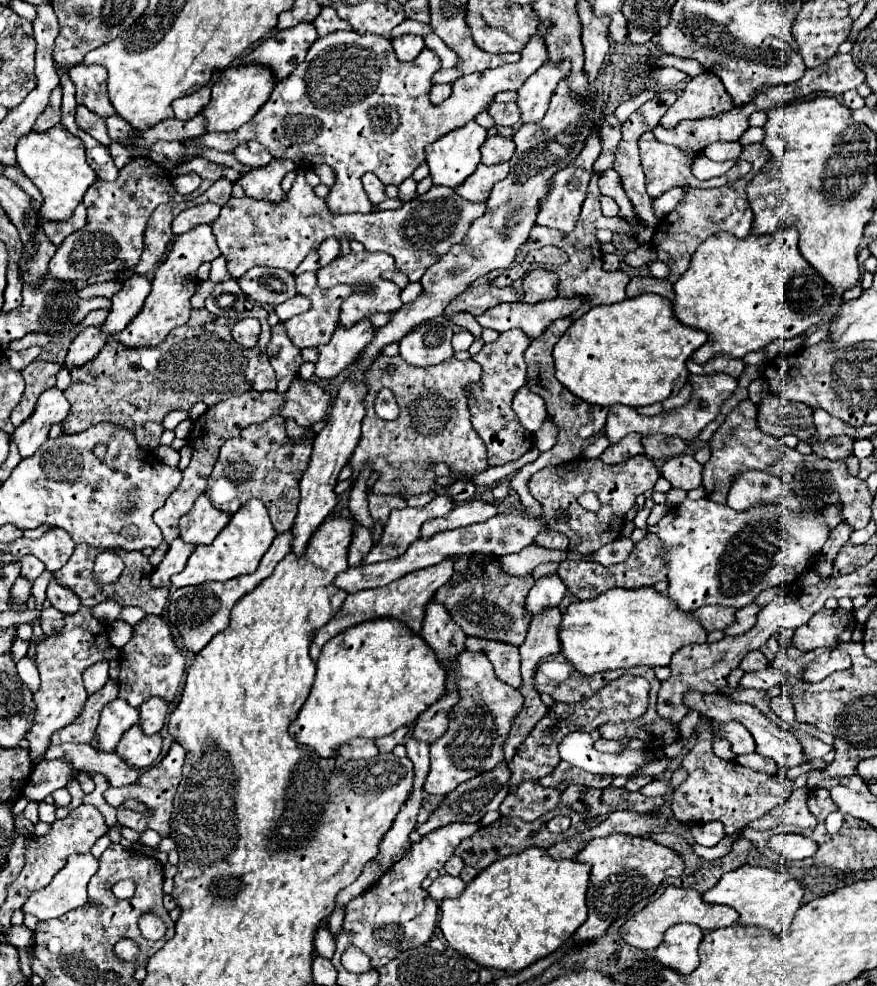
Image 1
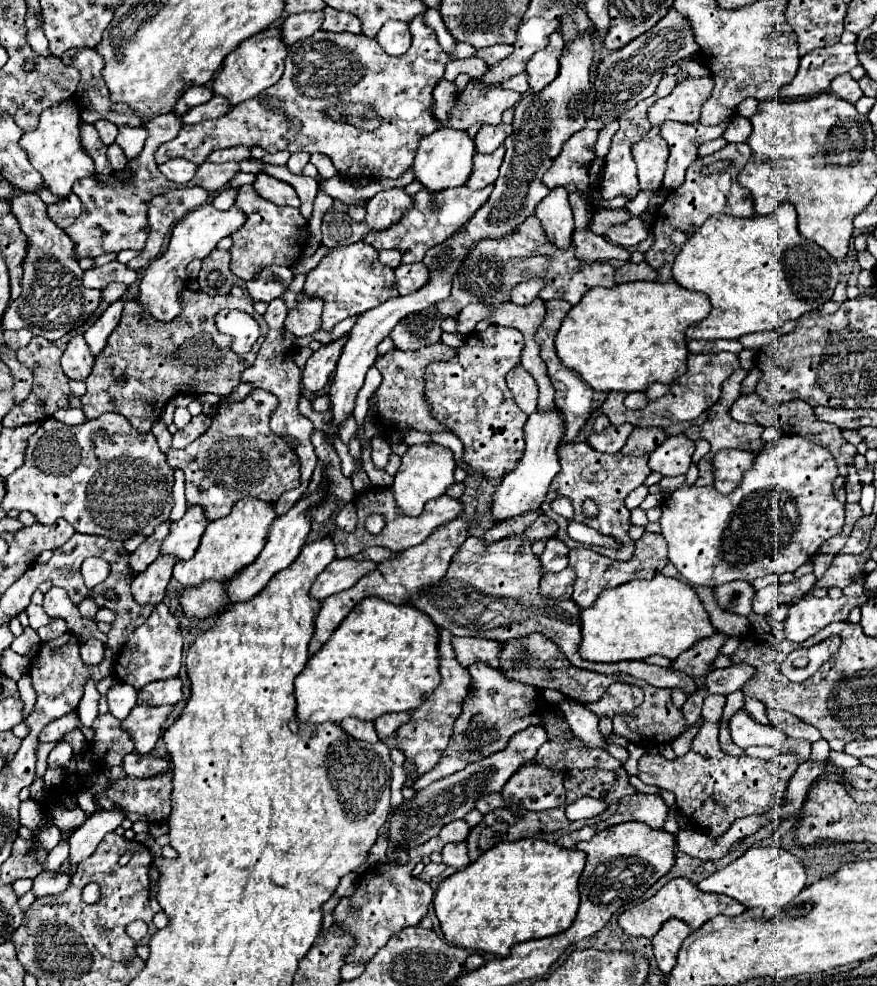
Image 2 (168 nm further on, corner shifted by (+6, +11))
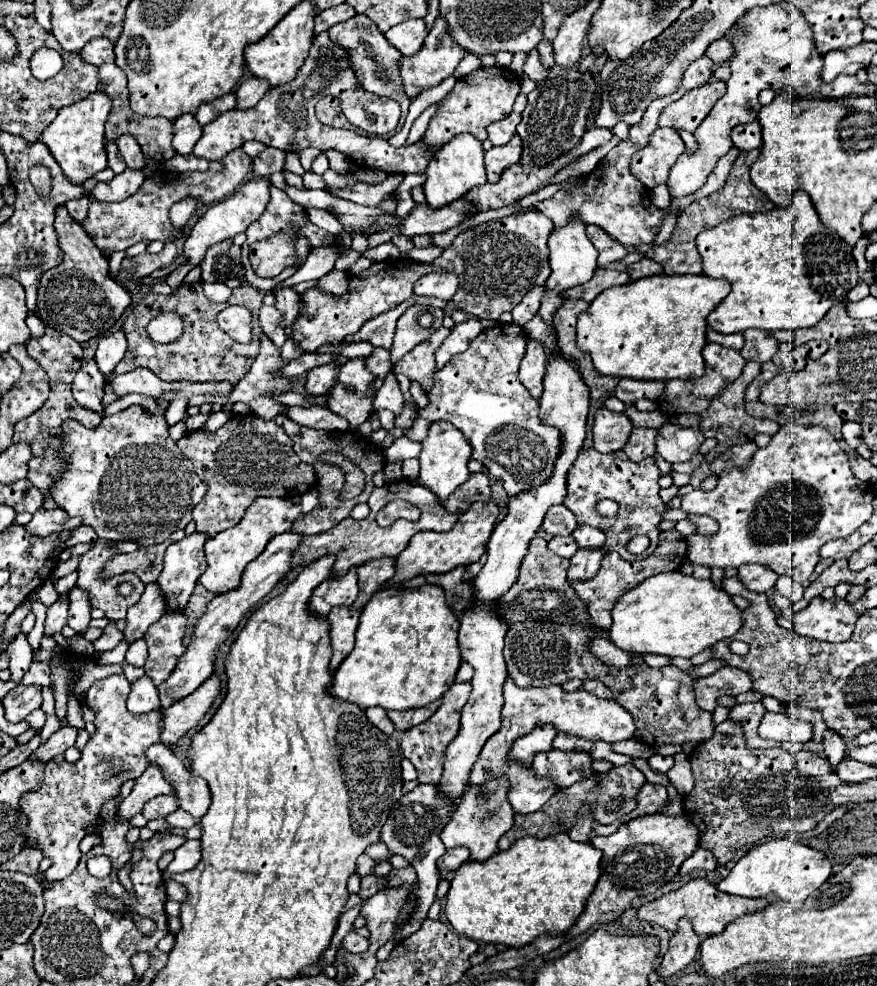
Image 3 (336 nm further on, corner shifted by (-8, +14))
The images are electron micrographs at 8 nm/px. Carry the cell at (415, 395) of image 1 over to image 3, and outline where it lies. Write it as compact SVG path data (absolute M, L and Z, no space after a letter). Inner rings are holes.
M442 327L440 331L432 333L432 337L428 341L422 341L420 345L416 345L410 353L406 353L392 369L392 373L404 373L410 381L420 383L424 393L430 393L430 389L434 387L434 369L436 369L436 361L434 361L434 353L438 351L438 347L444 343L448 331L446 327Z

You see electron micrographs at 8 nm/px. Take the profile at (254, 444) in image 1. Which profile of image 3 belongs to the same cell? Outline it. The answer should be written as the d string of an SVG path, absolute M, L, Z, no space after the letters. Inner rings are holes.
M256 413L232 415L228 419L228 423L224 427L220 427L216 433L208 433L208 435L198 433L198 431L186 433L176 445L194 463L196 475L208 487L204 499L194 507L192 517L196 521L196 529L208 533L210 537L236 525L242 519L244 511L254 503L256 497L292 497L292 495L300 495L300 493L312 489L316 483L314 467L308 463L302 463L300 457L296 457L296 453L292 449L292 441L284 433L284 429L280 429L280 425L276 425L274 419L266 421L266 419L258 417Z

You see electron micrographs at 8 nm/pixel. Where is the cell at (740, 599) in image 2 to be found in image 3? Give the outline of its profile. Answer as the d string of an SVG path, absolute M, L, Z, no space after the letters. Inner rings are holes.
M742 565L738 569L738 579L742 581L742 585L748 591L768 593L774 587L778 575L772 573L772 569L764 567L764 565Z

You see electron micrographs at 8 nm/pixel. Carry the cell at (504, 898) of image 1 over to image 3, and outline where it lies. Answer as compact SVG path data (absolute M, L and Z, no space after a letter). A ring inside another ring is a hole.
M566 833L552 835L546 839L520 839L508 851L500 851L484 863L466 861L454 873L450 891L446 895L446 917L450 925L456 929L456 933L464 937L484 943L502 943L514 949L532 943L540 935L564 933L582 915L586 901L594 891L594 885L600 877L600 859L600 849L592 847L590 843L572 841Z

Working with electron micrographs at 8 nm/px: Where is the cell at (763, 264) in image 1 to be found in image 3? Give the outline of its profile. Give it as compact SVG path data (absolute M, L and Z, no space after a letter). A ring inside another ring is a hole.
M796 191L788 207L776 207L768 213L732 217L700 233L696 245L702 257L702 273L712 279L726 279L732 285L730 295L722 299L720 305L708 315L708 327L724 335L744 333L746 329L796 331L800 327L812 327L836 301L846 299L850 289L858 285L858 269L852 257L852 247L832 233L832 229L824 229L810 197L804 191Z

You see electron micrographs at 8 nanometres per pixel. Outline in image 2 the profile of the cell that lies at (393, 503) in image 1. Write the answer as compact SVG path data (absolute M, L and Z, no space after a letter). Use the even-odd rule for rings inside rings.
M372 438L372 460L374 460L374 466L376 468L384 468L388 464L388 456L392 452L392 446L388 444L388 440L384 438Z

